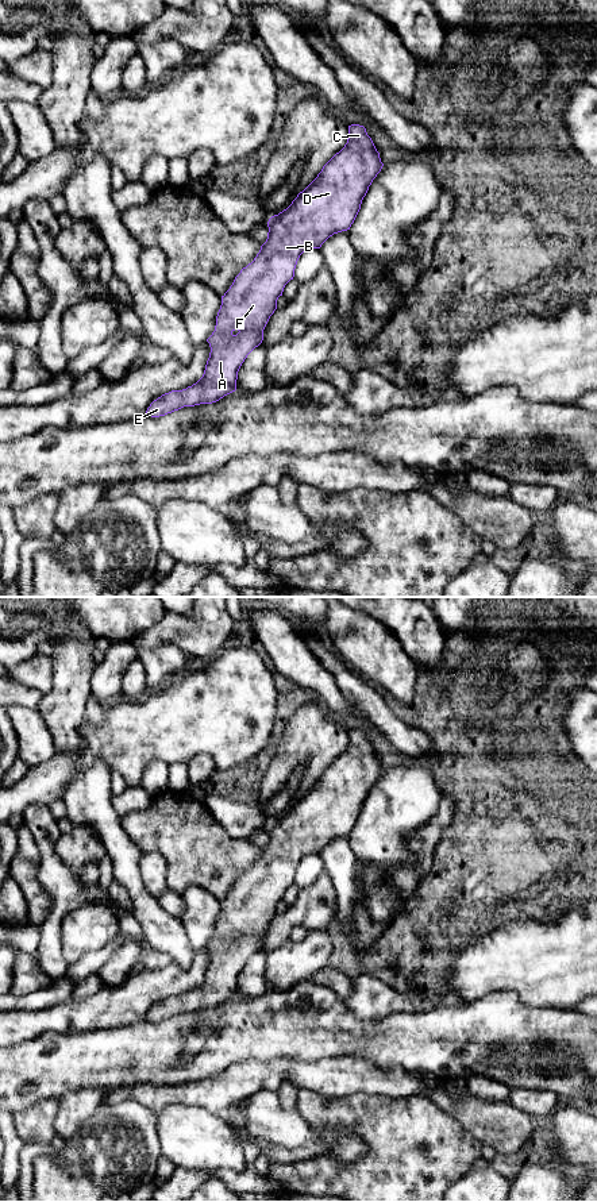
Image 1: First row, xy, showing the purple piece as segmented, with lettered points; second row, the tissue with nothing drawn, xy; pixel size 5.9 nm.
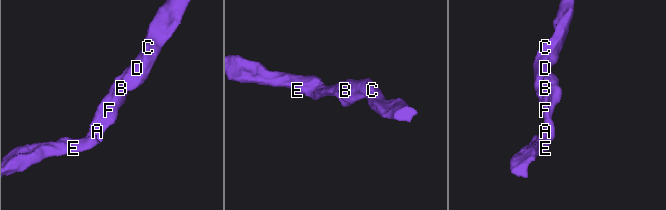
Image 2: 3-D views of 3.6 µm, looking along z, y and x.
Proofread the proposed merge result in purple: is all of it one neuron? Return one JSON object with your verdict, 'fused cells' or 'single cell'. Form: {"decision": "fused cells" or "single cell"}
{"decision": "single cell"}

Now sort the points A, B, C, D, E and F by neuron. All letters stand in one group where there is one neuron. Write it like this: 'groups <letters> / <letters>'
groups A B C D E F

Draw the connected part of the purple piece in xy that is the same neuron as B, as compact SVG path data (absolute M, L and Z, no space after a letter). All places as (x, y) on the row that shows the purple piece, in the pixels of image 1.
M348 126L348 139L321 169L317 177L297 194L292 204L269 219L267 239L251 263L240 270L222 296L216 325L207 339L211 347L203 377L182 390L172 390L154 400L145 416L159 417L184 407L212 404L236 390L238 371L247 355L263 340L263 330L277 309L285 285L293 280L300 255L320 249L334 234L350 230L363 197L384 163L366 128Z

